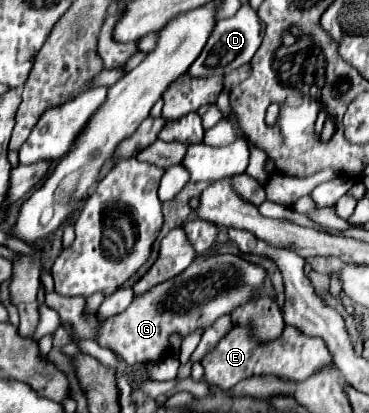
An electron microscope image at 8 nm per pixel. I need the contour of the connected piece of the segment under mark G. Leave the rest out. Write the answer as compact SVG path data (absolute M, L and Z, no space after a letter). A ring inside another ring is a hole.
M213 254L195 258L179 276L135 296L121 314L105 320L99 318L99 312L87 312L87 300L83 296L59 296L57 292L47 292L45 304L57 310L61 320L71 326L71 336L75 340L95 340L101 348L121 356L127 364L155 364L169 354L169 338L173 334L179 334L183 340L197 328L207 330L217 318L251 302L263 288L265 278L267 270L259 264L247 262L235 254Z

